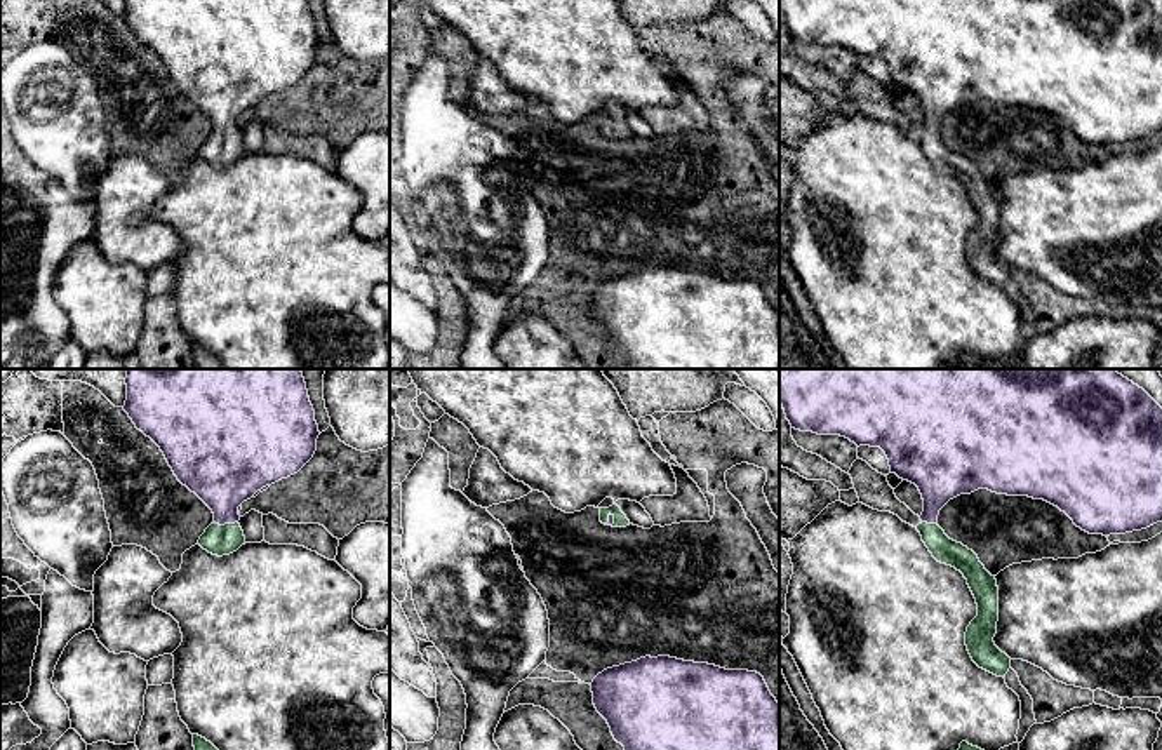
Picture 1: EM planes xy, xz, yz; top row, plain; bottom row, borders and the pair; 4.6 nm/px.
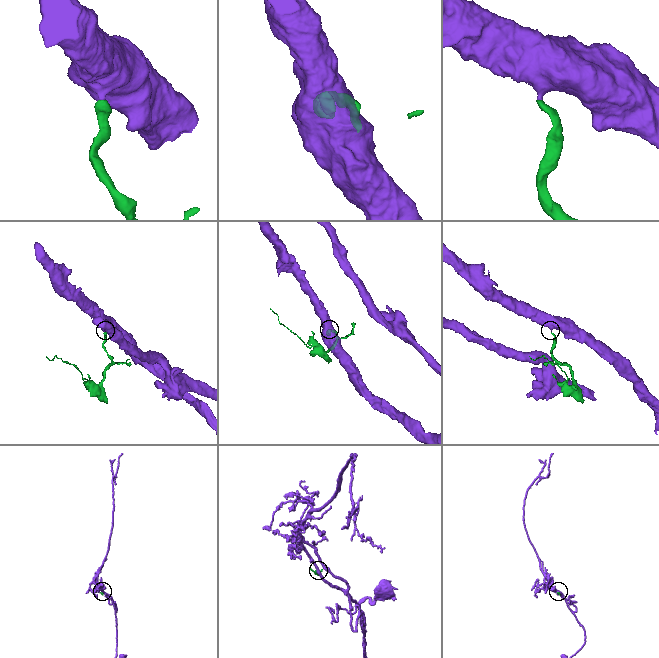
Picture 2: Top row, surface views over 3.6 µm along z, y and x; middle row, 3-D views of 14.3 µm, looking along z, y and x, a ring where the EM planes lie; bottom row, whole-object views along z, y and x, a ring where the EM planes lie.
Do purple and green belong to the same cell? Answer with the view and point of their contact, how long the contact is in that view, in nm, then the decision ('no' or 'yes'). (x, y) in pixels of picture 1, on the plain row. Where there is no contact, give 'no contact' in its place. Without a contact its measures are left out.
xy (227, 133) | 110 nm | yes

